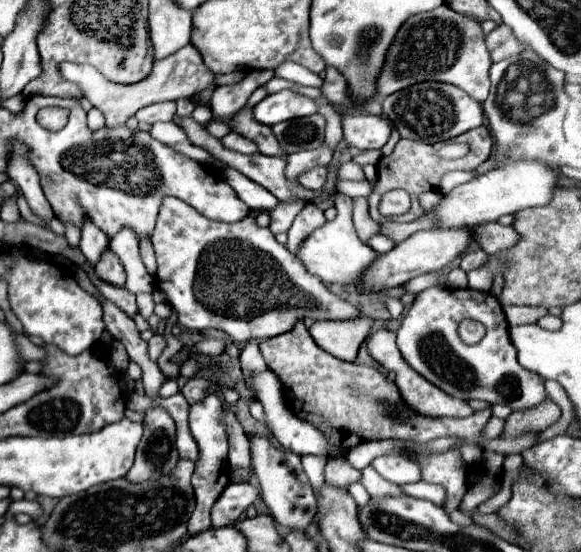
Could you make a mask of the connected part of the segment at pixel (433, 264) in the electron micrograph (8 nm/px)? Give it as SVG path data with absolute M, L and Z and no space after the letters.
M455 227L455 229L431 229L431 231L419 231L413 233L409 239L399 243L393 251L379 255L373 267L367 269L363 283L371 289L391 289L397 285L407 283L409 279L429 273L429 271L439 271L445 265L449 265L455 257L459 257L475 239L473 239L473 227Z

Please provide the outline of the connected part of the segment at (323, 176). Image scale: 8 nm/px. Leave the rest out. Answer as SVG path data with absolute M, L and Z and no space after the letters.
M315 167L315 169L307 171L307 173L303 173L303 175L299 177L299 181L301 181L301 185L303 185L305 189L317 191L317 189L321 189L321 187L325 185L325 181L327 181L327 167Z

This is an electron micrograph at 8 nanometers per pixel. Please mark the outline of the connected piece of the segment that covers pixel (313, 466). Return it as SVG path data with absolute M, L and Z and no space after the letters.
M303 457L303 469L313 485L313 491L319 491L321 485L325 483L325 477L323 477L325 463L327 463L325 457Z

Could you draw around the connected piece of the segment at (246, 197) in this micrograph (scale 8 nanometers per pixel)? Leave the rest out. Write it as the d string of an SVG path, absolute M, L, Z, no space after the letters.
M223 169L221 171L221 179L233 187L233 191L237 193L237 197L249 205L249 209L263 209L263 211L271 211L279 199L265 191L265 187L253 183L251 179L247 179L245 175L241 175L235 169Z

